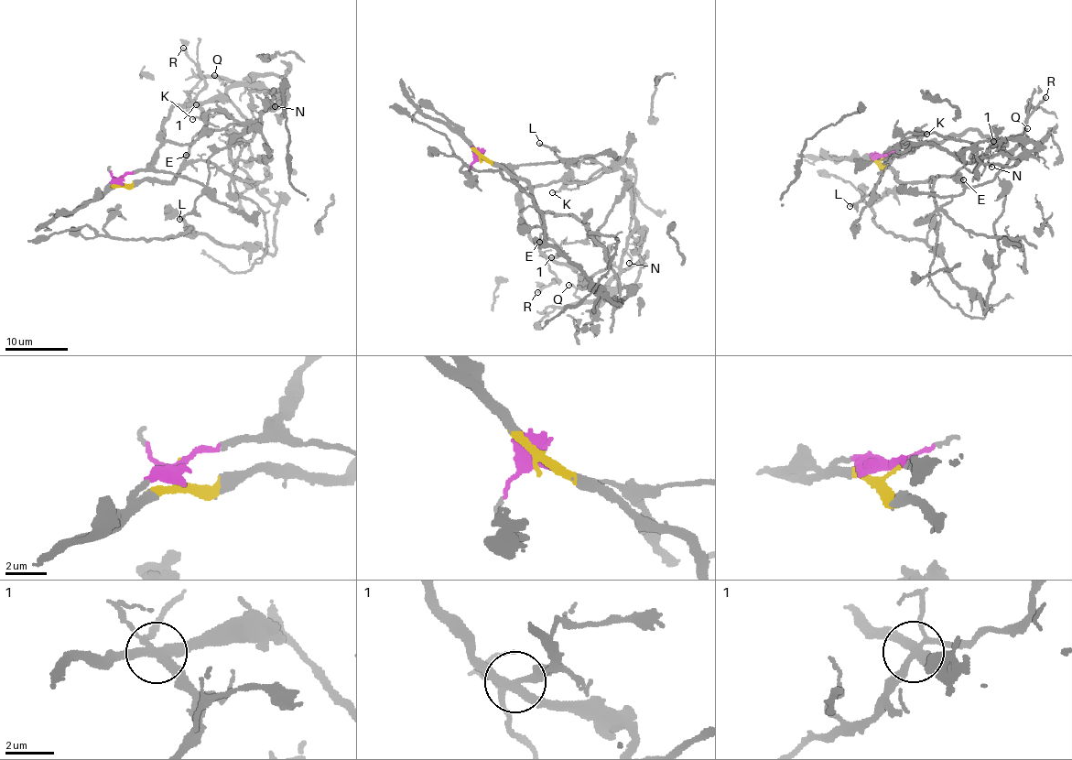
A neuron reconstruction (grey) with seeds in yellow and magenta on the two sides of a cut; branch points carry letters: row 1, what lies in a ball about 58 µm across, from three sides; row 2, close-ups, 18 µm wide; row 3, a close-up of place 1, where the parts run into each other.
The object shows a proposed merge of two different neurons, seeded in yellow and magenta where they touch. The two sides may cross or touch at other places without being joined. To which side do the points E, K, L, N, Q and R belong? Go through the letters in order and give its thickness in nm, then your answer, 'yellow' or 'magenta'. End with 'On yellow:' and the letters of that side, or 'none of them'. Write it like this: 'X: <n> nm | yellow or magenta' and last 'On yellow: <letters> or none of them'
E: 200 nm | yellow
K: 150 nm | magenta
L: 120 nm | magenta
N: 120 nm | magenta
Q: 110 nm | magenta
R: 200 nm | yellow
On yellow: E, R

